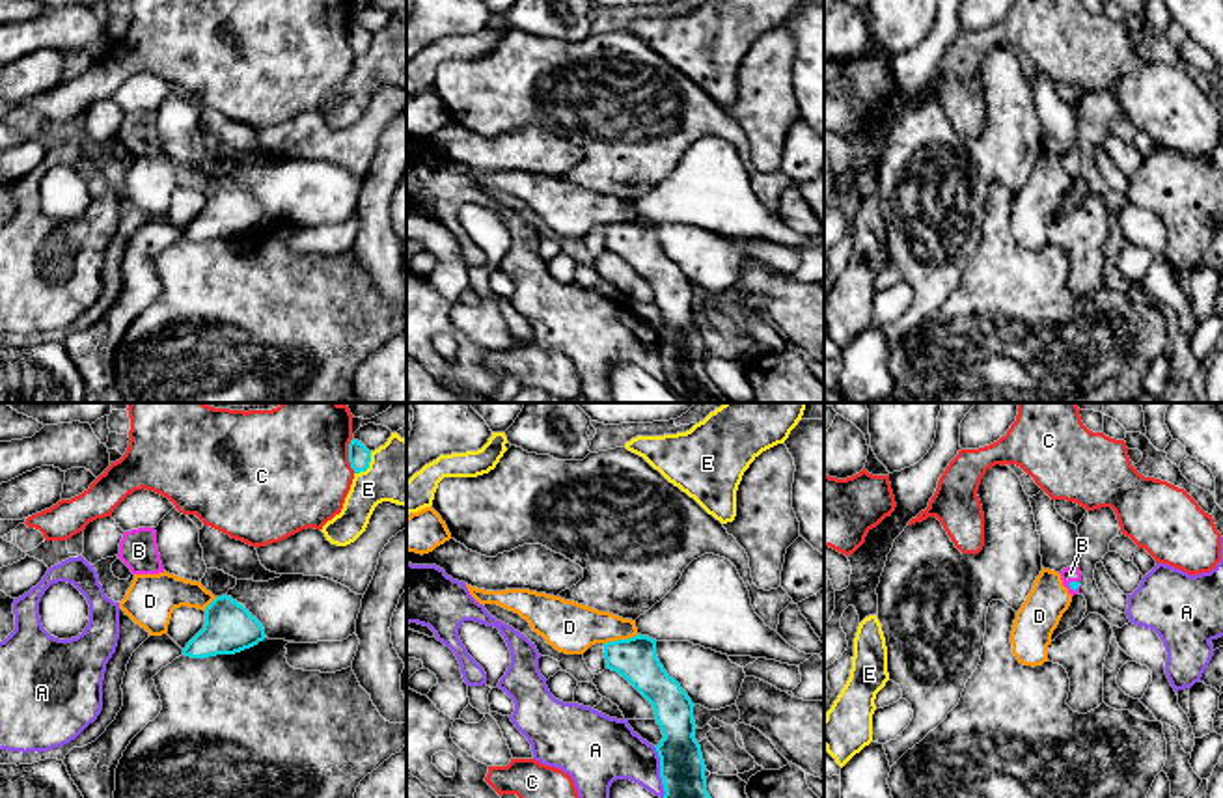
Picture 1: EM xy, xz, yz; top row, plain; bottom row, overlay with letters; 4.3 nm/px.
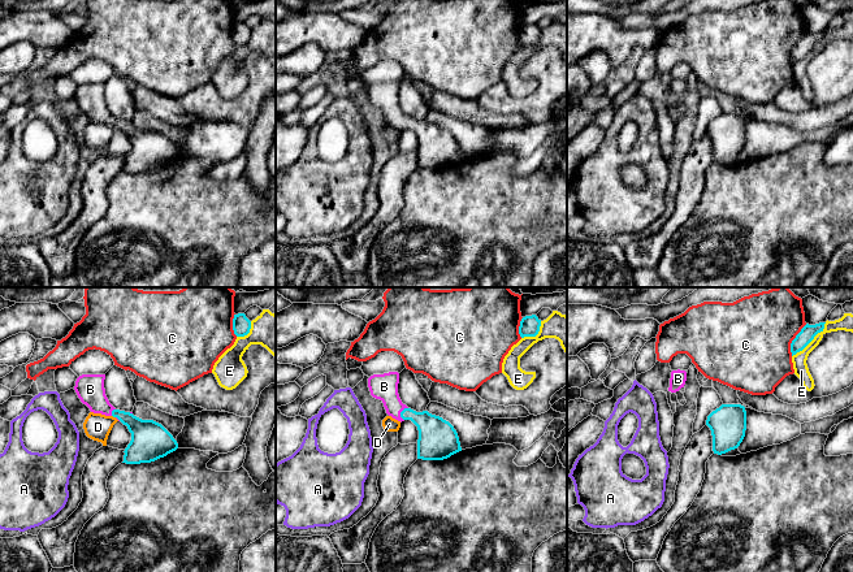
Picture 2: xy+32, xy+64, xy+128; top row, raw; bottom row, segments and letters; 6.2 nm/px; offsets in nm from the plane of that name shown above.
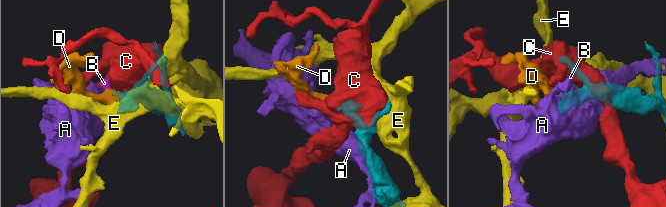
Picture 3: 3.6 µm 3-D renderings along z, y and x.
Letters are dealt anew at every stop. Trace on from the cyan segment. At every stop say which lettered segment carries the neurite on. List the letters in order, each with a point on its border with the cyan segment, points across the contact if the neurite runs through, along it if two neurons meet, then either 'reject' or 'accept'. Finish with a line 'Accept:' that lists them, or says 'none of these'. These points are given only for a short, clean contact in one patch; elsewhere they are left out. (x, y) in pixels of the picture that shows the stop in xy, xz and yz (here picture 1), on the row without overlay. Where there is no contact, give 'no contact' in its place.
A: contact xz (660, 355); reject
B: contact yz (1071, 165); way yz (1074, 168), (1071, 165), (1071, 155); accept
C: contact xy (349, 38); reject
D: contact xz (621, 222); border xz (638, 217), (604, 226); reject
E: contact xy (368, 49); reject
Accept: B

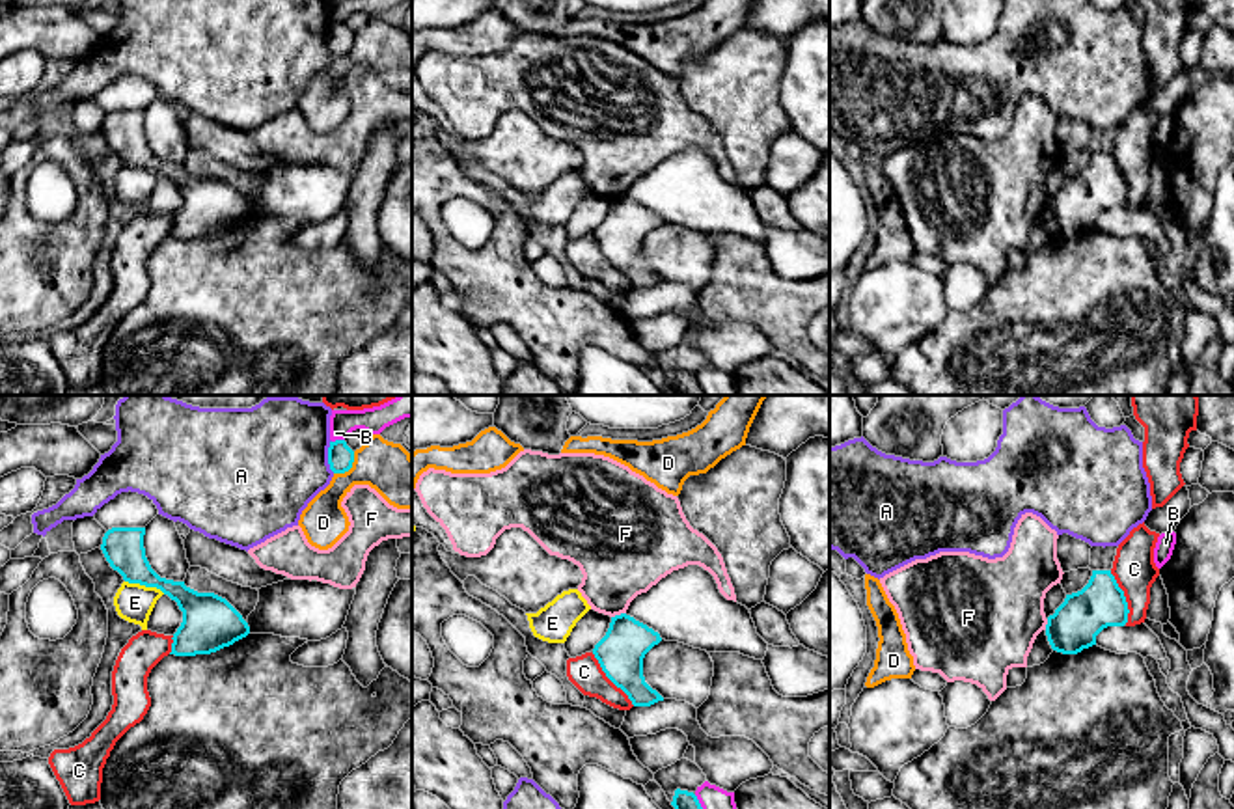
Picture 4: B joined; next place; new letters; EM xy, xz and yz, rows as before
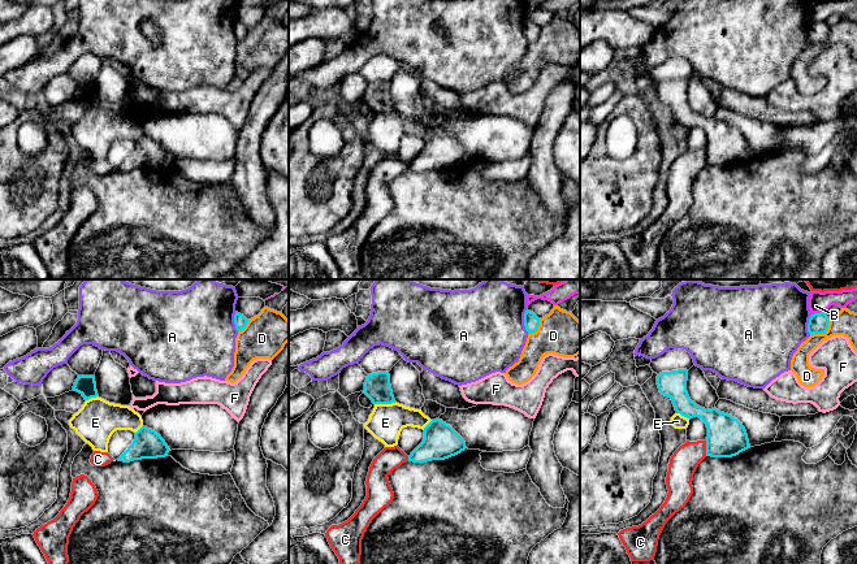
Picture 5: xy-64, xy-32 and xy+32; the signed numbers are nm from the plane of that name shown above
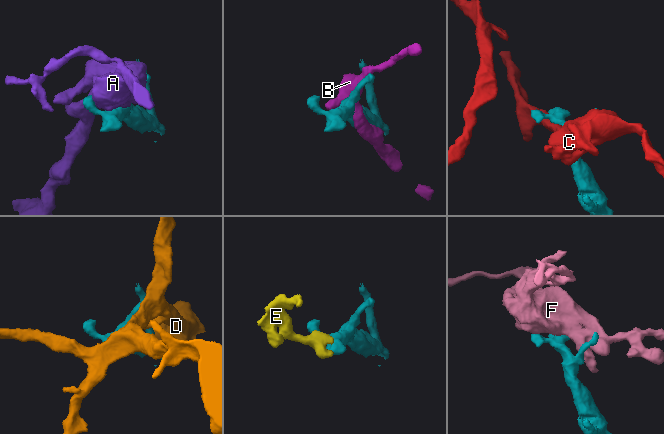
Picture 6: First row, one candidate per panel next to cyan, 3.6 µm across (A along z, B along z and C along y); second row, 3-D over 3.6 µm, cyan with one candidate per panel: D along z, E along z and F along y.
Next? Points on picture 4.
A: contact xy (329, 40); reject
B: contact xy (338, 23); reject
C: contact xz (610, 261); reject
D: contact xy (349, 51); reject
E: contact xy (146, 168); border xy (125, 163), (155, 168), (164, 176); reject
F: contact xz (617, 198); reject
Accept: none of these

